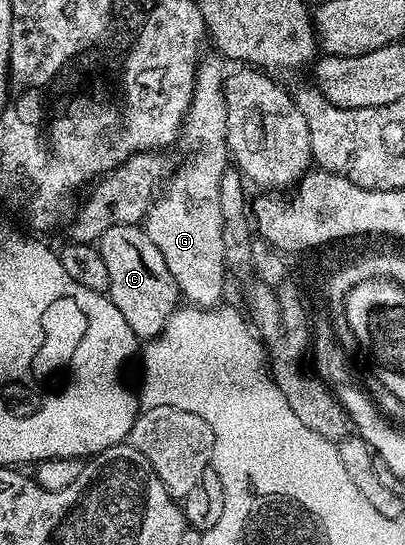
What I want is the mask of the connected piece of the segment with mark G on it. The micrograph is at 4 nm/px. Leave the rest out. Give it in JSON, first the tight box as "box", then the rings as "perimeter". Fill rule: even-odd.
{"box":[144,52,228,308],"perimeter":[[[210,52],[210,55],[208,54],[198,63],[198,71],[194,77],[192,104],[188,104],[188,112],[184,116],[180,131],[180,143],[182,142],[183,148],[190,155],[179,164],[178,171],[176,171],[176,166],[173,173],[169,175],[164,189],[150,205],[150,211],[147,212],[144,219],[144,229],[148,240],[152,240],[152,244],[156,244],[156,248],[160,248],[160,256],[164,256],[164,264],[168,264],[168,272],[172,272],[181,297],[187,303],[195,306],[214,308],[223,301],[222,289],[226,286],[228,274],[220,210],[220,182],[221,177],[228,169],[226,97],[224,96],[228,66],[217,53]]]}

